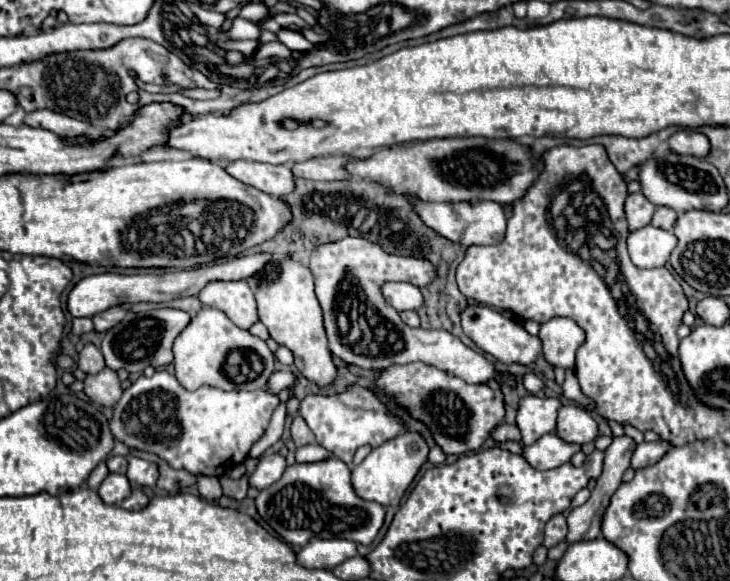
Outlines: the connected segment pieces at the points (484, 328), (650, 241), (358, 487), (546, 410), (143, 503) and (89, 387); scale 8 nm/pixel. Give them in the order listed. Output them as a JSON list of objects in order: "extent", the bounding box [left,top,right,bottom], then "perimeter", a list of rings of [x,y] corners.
[{"extent":[462,306,542,364],"perimeter":[[[468,306],[462,312],[462,330],[478,348],[482,348],[486,354],[494,356],[502,364],[532,364],[542,354],[542,340],[538,336],[528,334],[524,326],[510,318],[504,318],[498,310],[490,306]]]},{"extent":[628,226,676,268],"perimeter":[[[644,226],[630,232],[628,252],[638,268],[658,268],[668,262],[672,248],[676,246],[676,236],[654,226]]]},{"extent":[352,430,430,506],"perimeter":[[[406,430],[400,436],[384,442],[380,448],[374,448],[362,460],[362,464],[358,464],[352,470],[352,486],[354,486],[356,494],[364,500],[372,500],[382,506],[398,506],[404,492],[408,490],[408,486],[416,478],[418,470],[428,460],[428,452],[430,452],[430,448],[420,432]]]},{"extent":[516,396,560,444],"perimeter":[[[524,396],[518,402],[516,426],[522,432],[522,444],[534,444],[540,436],[554,432],[556,428],[556,414],[560,408],[560,400],[556,398],[542,398],[542,396]]]},{"extent":[120,488,150,510],"perimeter":[[[134,488],[132,494],[120,506],[126,510],[142,510],[148,506],[148,502],[150,502],[150,498],[146,496],[146,492],[142,488]]]},{"extent":[84,368,122,408],"perimeter":[[[104,368],[102,372],[98,372],[94,376],[86,376],[84,394],[94,404],[114,408],[122,396],[122,388],[120,388],[120,380],[118,380],[116,372],[110,368]]]}]

